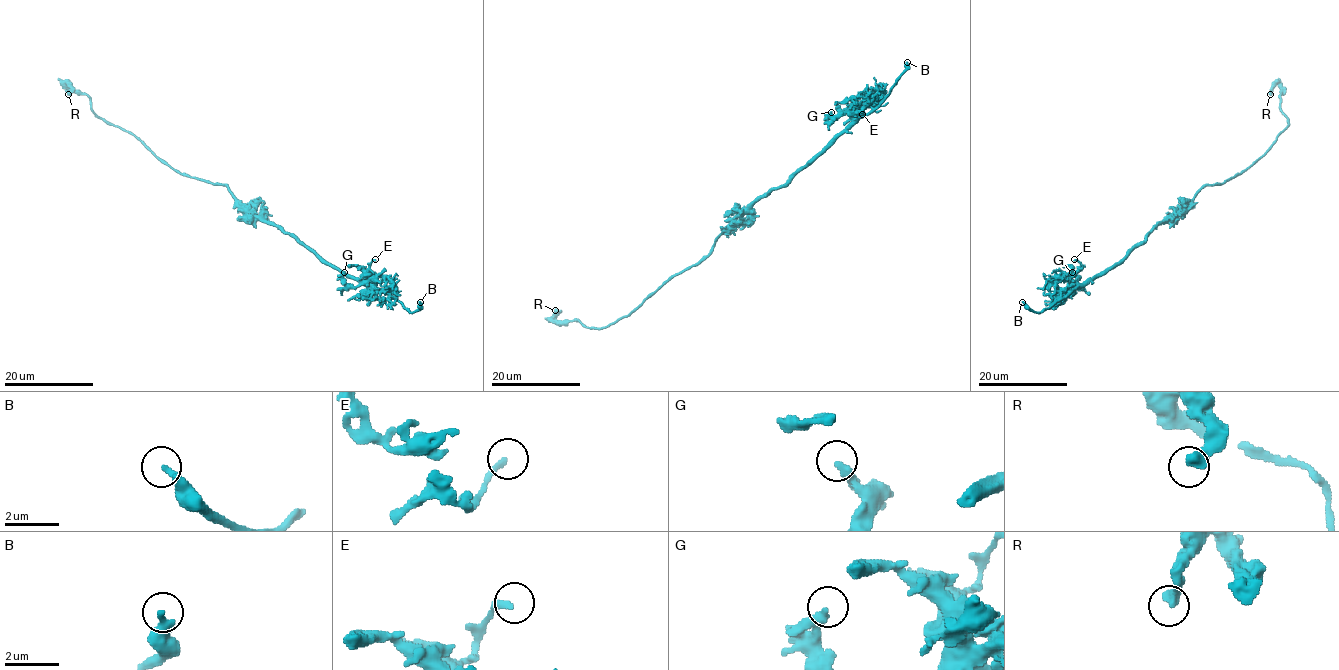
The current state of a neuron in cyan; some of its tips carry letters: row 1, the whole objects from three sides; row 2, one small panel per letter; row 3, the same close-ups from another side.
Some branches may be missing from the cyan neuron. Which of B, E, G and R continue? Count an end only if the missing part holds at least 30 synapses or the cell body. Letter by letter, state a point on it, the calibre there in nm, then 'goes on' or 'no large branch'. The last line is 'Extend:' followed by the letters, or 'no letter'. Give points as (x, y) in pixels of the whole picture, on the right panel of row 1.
B: at (1022, 302); 320 nm thick; goes on
E: at (1074, 259); 240 nm thick; no large branch
G: at (1072, 272); 240 nm thick; no large branch
R: at (1270, 94); 380 nm thick; no large branch
Extend: B

